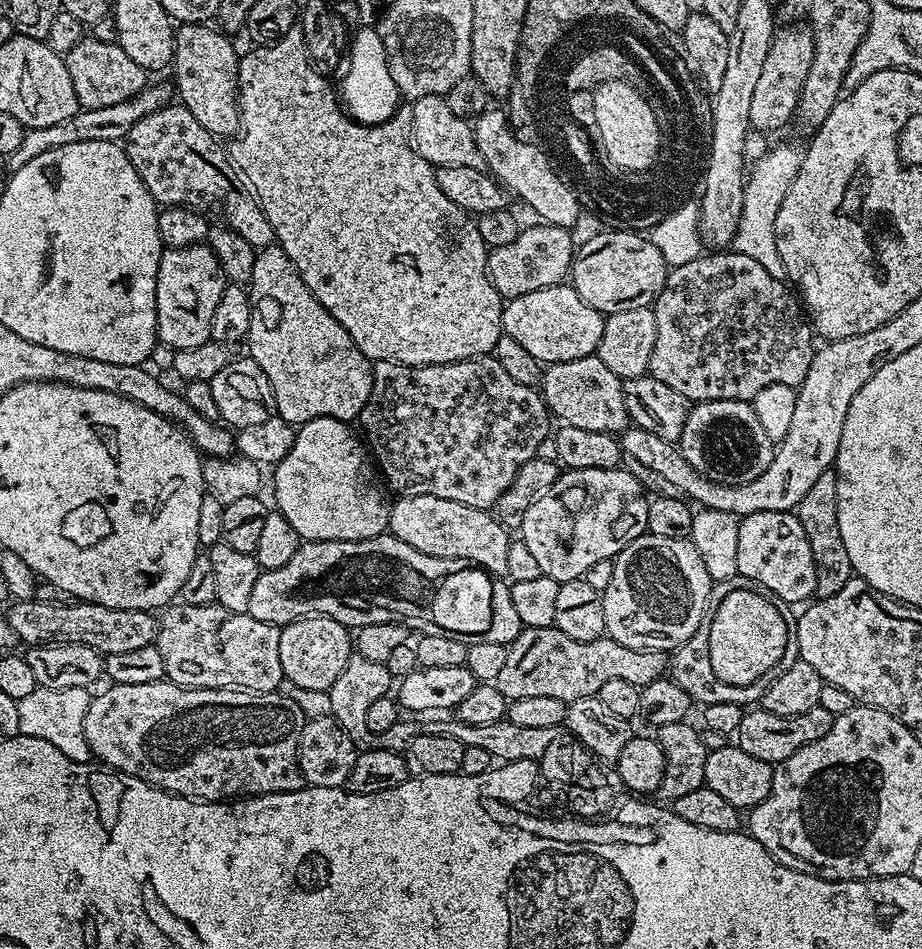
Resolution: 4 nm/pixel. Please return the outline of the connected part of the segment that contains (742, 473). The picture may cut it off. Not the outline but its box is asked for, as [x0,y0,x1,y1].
[678,400,774,484]

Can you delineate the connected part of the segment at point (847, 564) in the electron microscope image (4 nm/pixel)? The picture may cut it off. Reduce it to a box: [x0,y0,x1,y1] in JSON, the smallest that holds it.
[794,470,854,598]

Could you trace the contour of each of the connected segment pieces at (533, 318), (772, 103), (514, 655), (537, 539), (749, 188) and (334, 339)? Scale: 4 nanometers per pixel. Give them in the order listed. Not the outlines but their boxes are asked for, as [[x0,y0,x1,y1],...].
[[500,282,605,366],[750,27,814,134],[494,627,670,702],[518,466,649,581],[733,147,800,280],[246,246,373,426]]

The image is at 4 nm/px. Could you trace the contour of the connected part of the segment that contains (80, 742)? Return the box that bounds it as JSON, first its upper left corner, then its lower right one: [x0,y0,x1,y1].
[16,687,93,764]

